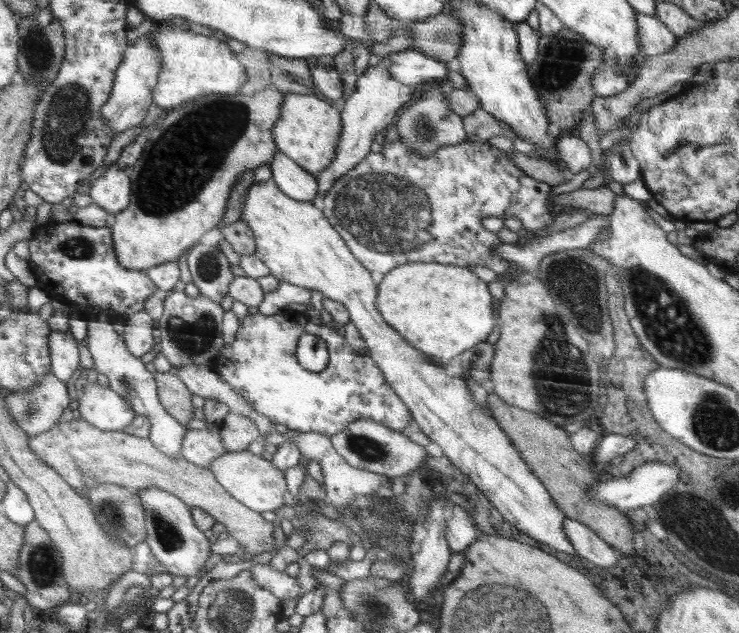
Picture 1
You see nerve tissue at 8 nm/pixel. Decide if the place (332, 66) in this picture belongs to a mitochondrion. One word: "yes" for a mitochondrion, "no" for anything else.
no

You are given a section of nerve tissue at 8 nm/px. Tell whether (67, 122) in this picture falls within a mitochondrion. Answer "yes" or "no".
yes

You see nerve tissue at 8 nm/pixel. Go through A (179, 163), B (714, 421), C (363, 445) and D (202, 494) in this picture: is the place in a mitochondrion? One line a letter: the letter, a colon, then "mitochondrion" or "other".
A: mitochondrion
B: mitochondrion
C: mitochondrion
D: other

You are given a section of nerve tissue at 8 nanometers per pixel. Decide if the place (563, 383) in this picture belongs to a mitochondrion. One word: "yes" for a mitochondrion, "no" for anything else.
yes

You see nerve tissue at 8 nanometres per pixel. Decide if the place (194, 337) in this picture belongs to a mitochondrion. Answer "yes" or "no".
yes

